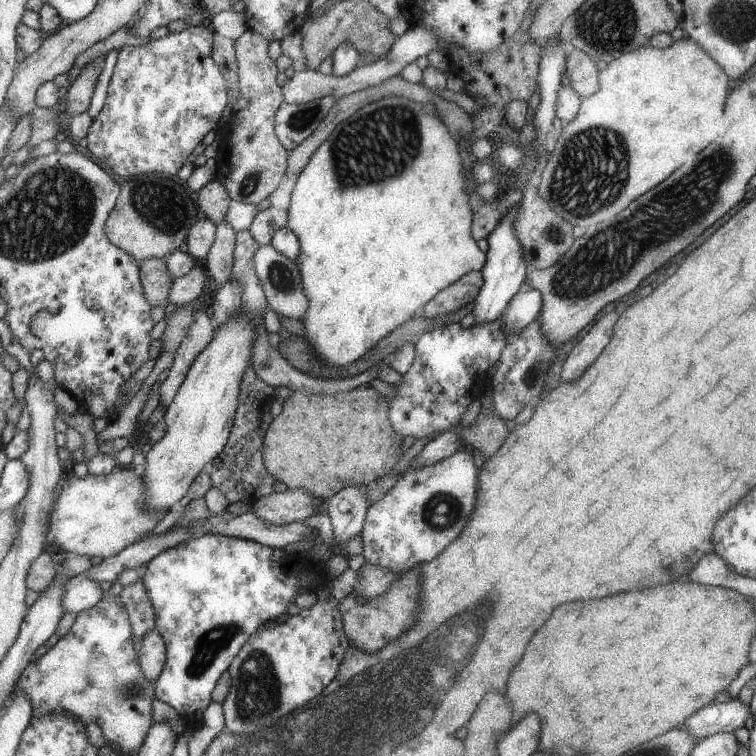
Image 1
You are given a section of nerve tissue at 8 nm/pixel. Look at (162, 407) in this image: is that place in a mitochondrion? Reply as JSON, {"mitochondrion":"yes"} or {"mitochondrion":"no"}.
{"mitochondrion":"no"}

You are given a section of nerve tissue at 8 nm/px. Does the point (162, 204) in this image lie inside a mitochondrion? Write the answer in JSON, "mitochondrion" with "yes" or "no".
{"mitochondrion":"yes"}

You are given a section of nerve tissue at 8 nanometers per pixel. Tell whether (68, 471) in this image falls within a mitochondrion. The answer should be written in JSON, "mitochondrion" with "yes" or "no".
{"mitochondrion":"no"}

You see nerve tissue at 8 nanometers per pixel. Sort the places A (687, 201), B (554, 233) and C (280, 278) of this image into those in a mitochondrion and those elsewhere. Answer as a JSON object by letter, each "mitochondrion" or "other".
{"A":"mitochondrion","B":"mitochondrion","C":"mitochondrion"}

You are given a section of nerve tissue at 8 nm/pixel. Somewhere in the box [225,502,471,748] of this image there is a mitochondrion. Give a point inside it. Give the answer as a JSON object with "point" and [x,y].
{"point":[258,693]}

